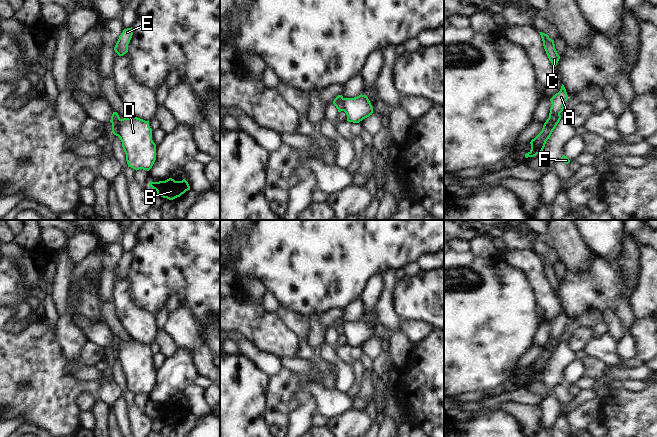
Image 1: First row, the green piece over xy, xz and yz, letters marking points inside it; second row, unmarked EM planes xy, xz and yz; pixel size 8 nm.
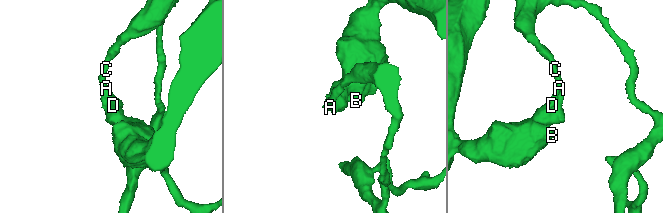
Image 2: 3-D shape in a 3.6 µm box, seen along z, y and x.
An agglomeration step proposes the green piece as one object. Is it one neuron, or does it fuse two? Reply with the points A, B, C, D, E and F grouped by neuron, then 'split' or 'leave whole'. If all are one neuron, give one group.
A C E / B D F | split

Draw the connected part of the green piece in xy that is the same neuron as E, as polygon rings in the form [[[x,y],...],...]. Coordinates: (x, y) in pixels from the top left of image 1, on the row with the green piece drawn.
[[[131,28],[124,29],[114,47],[115,52],[119,56],[123,56],[128,52],[128,44],[132,38],[133,30]]]

